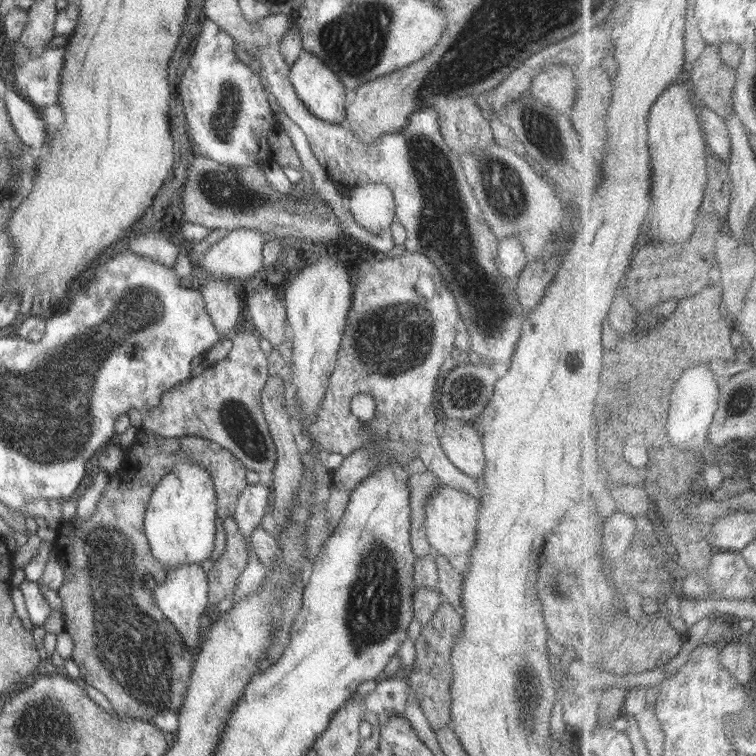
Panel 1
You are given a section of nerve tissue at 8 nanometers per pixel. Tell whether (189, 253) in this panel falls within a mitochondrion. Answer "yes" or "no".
no

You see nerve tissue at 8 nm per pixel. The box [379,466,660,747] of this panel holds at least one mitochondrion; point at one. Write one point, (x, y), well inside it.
(530, 694)

